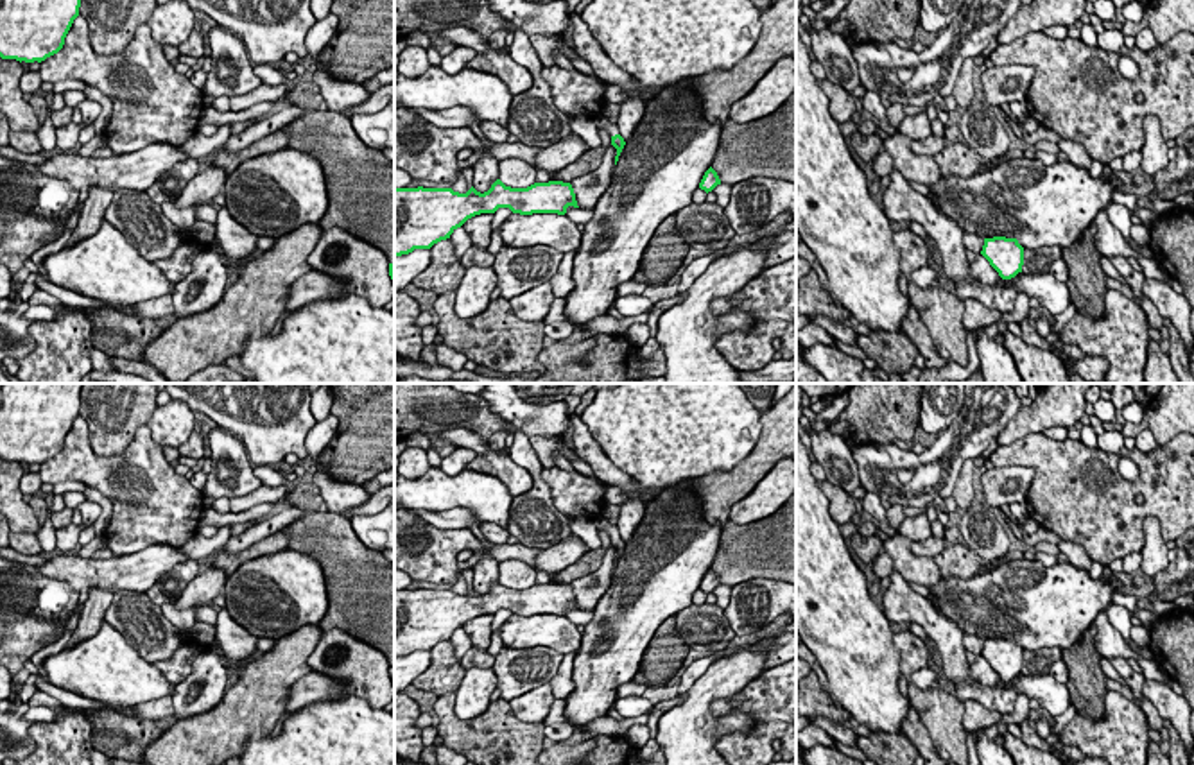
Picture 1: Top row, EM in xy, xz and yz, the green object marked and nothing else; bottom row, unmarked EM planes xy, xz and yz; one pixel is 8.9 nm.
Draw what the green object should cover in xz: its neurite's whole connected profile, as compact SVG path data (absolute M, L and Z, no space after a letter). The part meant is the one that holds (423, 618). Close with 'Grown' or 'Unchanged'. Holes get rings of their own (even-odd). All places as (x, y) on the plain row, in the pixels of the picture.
M497 580L484 595L473 588L466 595L452 589L394 589L394 659L430 650L468 620L498 609L520 616L565 616L568 607L579 609L572 586L563 582L511 589Z. Unchanged

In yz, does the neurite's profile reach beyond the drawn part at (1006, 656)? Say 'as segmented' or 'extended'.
as segmented

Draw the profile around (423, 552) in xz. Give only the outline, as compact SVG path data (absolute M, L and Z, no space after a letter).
M405 509L394 511L394 570L412 580L455 584L457 555L464 550L482 555L473 566L473 589L484 595L498 580L498 561L482 550L470 529L436 529Z

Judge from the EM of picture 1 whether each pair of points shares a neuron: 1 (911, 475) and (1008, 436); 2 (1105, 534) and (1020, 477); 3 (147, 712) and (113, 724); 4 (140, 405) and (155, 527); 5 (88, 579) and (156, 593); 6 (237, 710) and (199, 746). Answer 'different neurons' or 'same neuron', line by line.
1: different neurons
2: different neurons
3: different neurons
4: different neurons
5: different neurons
6: same neuron

